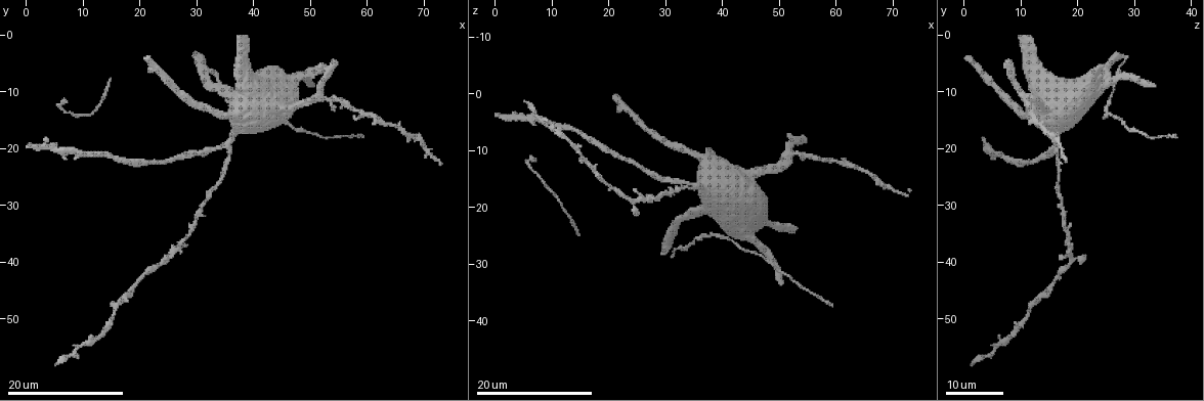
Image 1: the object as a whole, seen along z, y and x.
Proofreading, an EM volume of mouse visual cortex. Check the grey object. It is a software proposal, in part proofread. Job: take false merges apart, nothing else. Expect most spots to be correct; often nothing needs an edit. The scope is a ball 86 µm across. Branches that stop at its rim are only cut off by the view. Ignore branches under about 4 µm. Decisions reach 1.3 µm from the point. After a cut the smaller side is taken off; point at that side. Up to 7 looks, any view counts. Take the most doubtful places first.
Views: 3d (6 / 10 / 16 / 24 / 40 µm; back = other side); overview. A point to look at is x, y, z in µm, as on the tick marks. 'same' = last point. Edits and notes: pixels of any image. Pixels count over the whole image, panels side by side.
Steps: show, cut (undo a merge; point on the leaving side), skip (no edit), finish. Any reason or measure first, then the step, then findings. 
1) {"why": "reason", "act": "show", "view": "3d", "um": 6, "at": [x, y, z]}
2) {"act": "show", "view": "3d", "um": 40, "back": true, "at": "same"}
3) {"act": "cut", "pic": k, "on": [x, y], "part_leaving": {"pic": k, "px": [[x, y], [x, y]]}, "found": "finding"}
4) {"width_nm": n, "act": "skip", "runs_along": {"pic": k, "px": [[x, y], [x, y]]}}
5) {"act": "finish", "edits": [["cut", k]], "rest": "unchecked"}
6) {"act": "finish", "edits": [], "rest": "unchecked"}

{"why": "a fork", "act": "show", "view": "3d", "um": 16, "at": [35.5, 19.5, 16.0]}

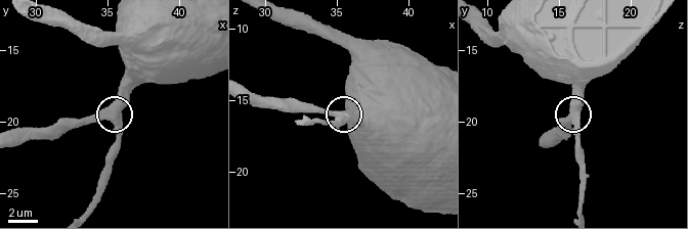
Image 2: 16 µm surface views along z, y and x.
{"act": "show", "view": "3d", "um": 10, "at": [35.2, 19.8, 16.0]}

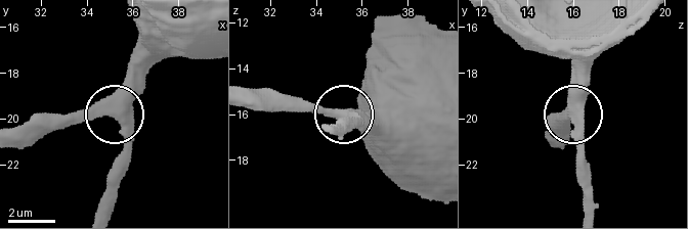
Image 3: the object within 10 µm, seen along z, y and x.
{"act": "show", "view": "3d", "um": 6, "at": [35.1, 19.6, 15.9]}

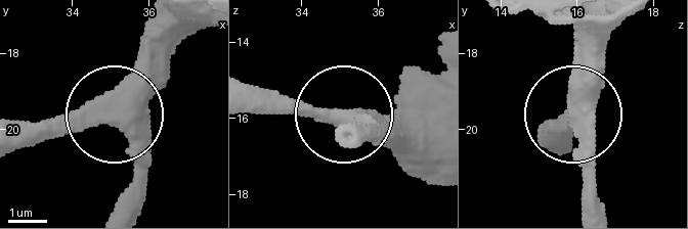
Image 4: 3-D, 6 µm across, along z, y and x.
{"act": "skip", "runs_along": {"pic": 4, "px": [[391, 118], [346, 118], [362, 128]]}, "found": "all the same neuron"}

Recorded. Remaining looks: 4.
{"act": "show", "view": "3d", "um": 24, "at": [52.5, 10.5, 10.0]}

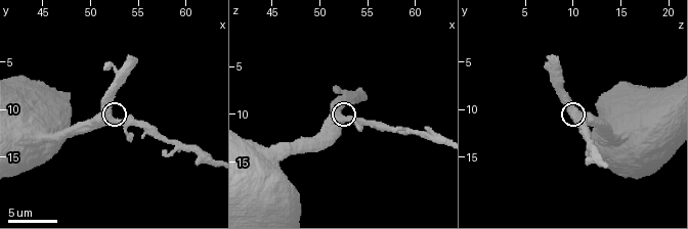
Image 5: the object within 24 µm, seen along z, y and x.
{"why": "zoom in", "act": "show", "view": "3d", "um": 10, "at": [52.0, 10.8, 9.8]}

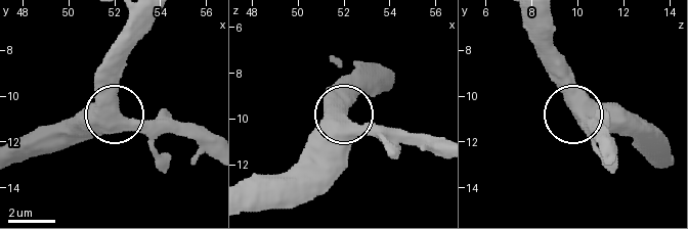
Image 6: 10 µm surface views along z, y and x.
{"act": "skip", "found": "one neuron here"}

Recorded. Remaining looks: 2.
{"why": "a narrow waist", "act": "show", "view": "3d", "um": 16, "at": [46.5, 15.5, 29.0]}

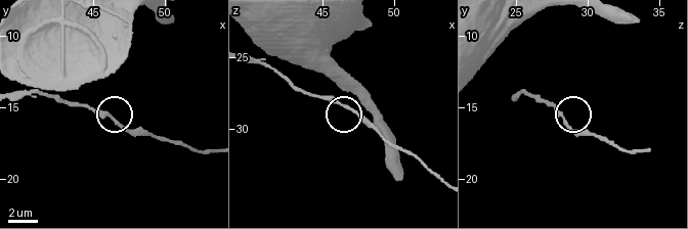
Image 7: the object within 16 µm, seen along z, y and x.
{"act": "show", "view": "3d", "um": 6, "at": [46.6, 16.0, 28.4]}

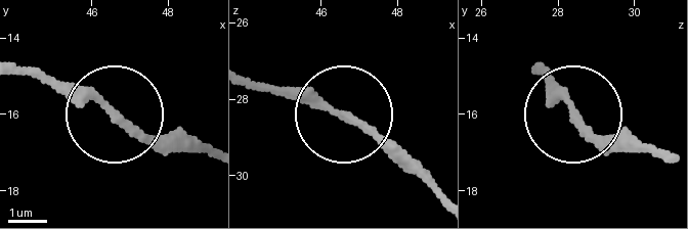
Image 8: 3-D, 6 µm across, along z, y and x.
{"width_nm": 210, "act": "skip", "runs_along": {"pic": 8, "px": [[16, 72], [85, 91], [179, 150]]}, "found": "one neuron here"}

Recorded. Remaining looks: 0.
{"act": "finish", "edits": [], "rest": "unchecked"}

